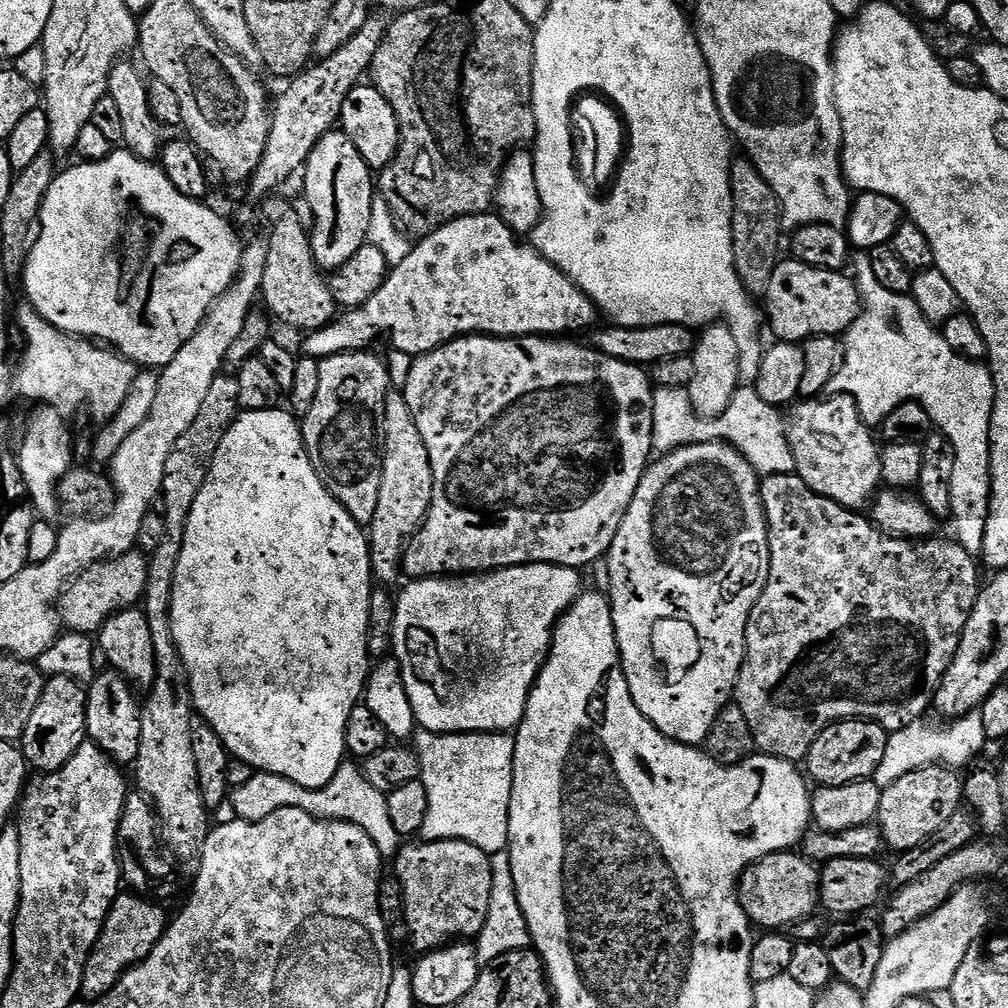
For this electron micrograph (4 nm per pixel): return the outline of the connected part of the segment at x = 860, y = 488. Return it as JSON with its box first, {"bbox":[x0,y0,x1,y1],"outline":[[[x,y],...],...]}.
{"bbox":[787,395,881,510],"outline":[[[829,395],[827,398],[808,398],[795,405],[796,413],[787,425],[788,445],[792,448],[791,463],[796,464],[795,475],[801,476],[806,486],[818,494],[838,502],[844,508],[860,510],[877,495],[881,487],[880,461],[881,449],[876,449],[877,437],[872,437],[873,429],[860,417],[854,398],[846,395]]]}

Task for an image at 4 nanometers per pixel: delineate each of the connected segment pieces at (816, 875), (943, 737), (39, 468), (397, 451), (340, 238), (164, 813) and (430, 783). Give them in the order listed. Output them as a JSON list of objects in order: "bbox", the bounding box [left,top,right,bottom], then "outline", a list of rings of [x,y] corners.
[{"bbox":[740,851,820,930],"outline":[[[799,851],[775,852],[766,858],[762,858],[757,864],[752,864],[740,876],[740,905],[753,925],[764,930],[784,930],[789,926],[795,926],[802,920],[807,920],[812,912],[820,904],[820,873],[817,865],[807,860]]]},{"bbox":[875,711,986,789],"outline":[[[979,711],[953,719],[945,728],[936,724],[928,724],[924,720],[916,720],[910,726],[891,733],[886,742],[886,754],[882,754],[882,762],[878,762],[875,781],[881,789],[898,781],[903,775],[910,774],[928,764],[943,764],[953,770],[963,769],[963,764],[971,765],[976,755],[986,747],[982,718]]]},{"bbox":[17,405,73,522],"outline":[[[39,405],[33,414],[22,444],[18,446],[17,458],[27,497],[37,515],[46,522],[59,519],[57,486],[70,470],[73,469],[72,434],[67,417],[52,405]]]},{"bbox":[367,391,434,586],"outline":[[[389,391],[384,411],[384,461],[382,462],[382,486],[378,490],[378,510],[367,525],[368,549],[372,556],[372,571],[381,585],[391,586],[402,576],[404,549],[409,540],[419,532],[428,517],[434,494],[434,474],[430,466],[430,454],[422,434],[406,406],[404,393]]]},{"bbox":[302,130,374,272],"outline":[[[333,130],[324,135],[318,142],[318,146],[310,154],[307,164],[302,169],[303,176],[304,190],[302,190],[302,196],[309,200],[312,211],[310,224],[312,253],[316,259],[316,265],[321,270],[333,272],[346,264],[350,258],[354,257],[354,254],[358,253],[358,250],[368,243],[370,210],[374,199],[374,172],[368,167],[344,131]]]},{"bbox":[134,680,210,874],"outline":[[[154,680],[148,690],[150,696],[141,711],[142,740],[134,765],[134,782],[156,807],[163,847],[165,844],[172,851],[182,871],[195,874],[200,871],[202,850],[210,831],[210,812],[203,804],[192,751],[192,693],[188,683],[176,682],[180,680]]]},{"bbox":[414,731,516,854],"outline":[[[417,731],[414,736],[414,751],[420,760],[419,783],[424,784],[424,796],[428,799],[428,813],[424,816],[422,836],[424,840],[461,840],[478,846],[482,851],[493,854],[507,849],[508,846],[508,819],[510,818],[510,790],[512,789],[512,767],[514,766],[514,746],[516,737],[502,732],[442,732]]]}]

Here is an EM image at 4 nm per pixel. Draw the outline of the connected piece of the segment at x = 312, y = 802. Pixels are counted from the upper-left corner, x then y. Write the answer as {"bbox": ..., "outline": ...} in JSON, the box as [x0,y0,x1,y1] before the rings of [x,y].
{"bbox":[230,762,402,858],"outline":[[[345,762],[340,765],[338,774],[326,786],[321,788],[307,788],[298,786],[278,774],[256,772],[241,788],[233,787],[230,792],[230,806],[237,817],[250,822],[258,822],[262,818],[270,818],[283,808],[297,808],[306,810],[306,814],[318,820],[337,820],[347,824],[356,824],[376,843],[381,857],[395,858],[400,855],[402,838],[394,830],[394,823],[390,820],[390,806],[385,793],[374,790],[370,782],[364,777],[363,767],[355,763]]]}

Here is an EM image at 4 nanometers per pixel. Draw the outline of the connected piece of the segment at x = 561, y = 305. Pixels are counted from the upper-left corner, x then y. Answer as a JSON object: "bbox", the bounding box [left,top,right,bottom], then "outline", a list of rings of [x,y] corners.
{"bbox":[302,214,598,361],"outline":[[[481,214],[479,216],[463,216],[454,222],[446,222],[440,228],[433,228],[432,232],[426,236],[421,236],[412,244],[410,254],[402,262],[396,264],[384,279],[383,286],[375,292],[372,298],[356,309],[349,309],[341,313],[335,320],[325,327],[307,333],[302,339],[302,350],[315,361],[321,361],[328,356],[336,356],[338,353],[361,352],[373,347],[372,344],[380,337],[390,335],[393,346],[400,352],[408,355],[408,358],[425,356],[427,352],[433,352],[444,344],[449,344],[452,340],[457,340],[459,336],[506,336],[515,338],[517,336],[547,336],[549,338],[559,337],[561,334],[576,334],[579,328],[591,329],[597,323],[598,309],[593,304],[592,299],[586,295],[562,270],[558,270],[536,251],[531,243],[522,242],[521,237],[508,228],[506,222],[496,214]]]}

